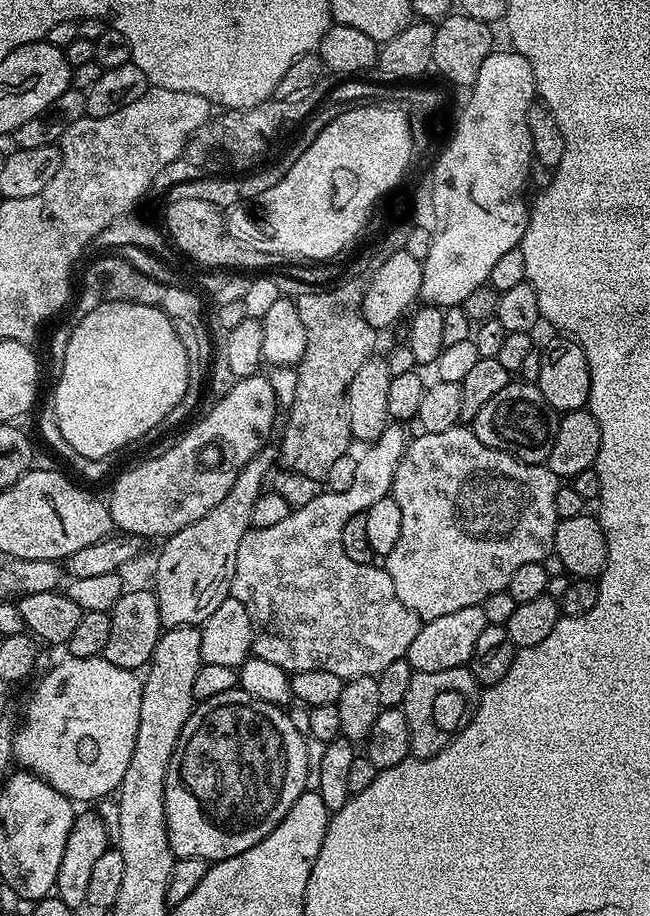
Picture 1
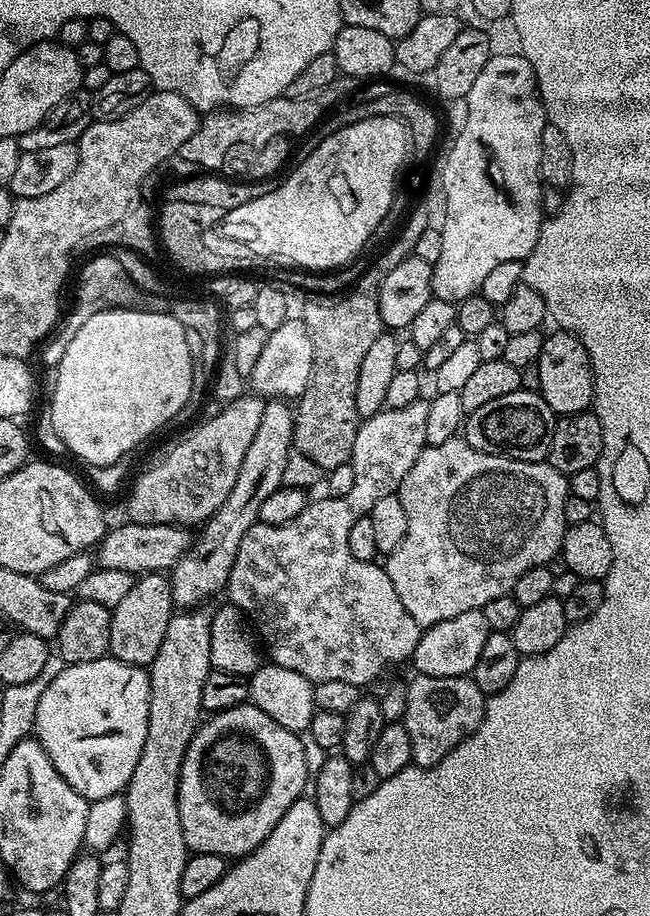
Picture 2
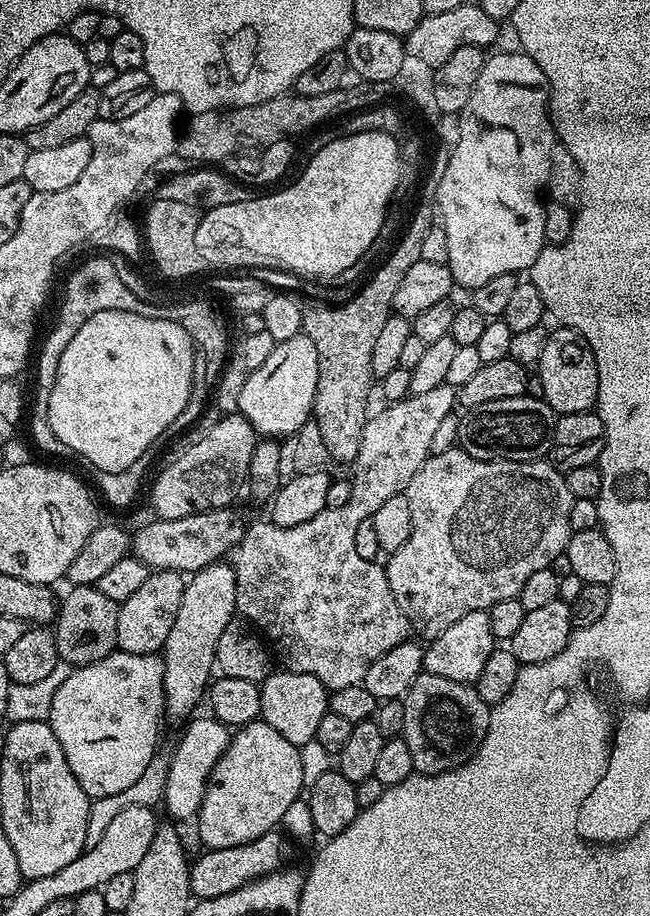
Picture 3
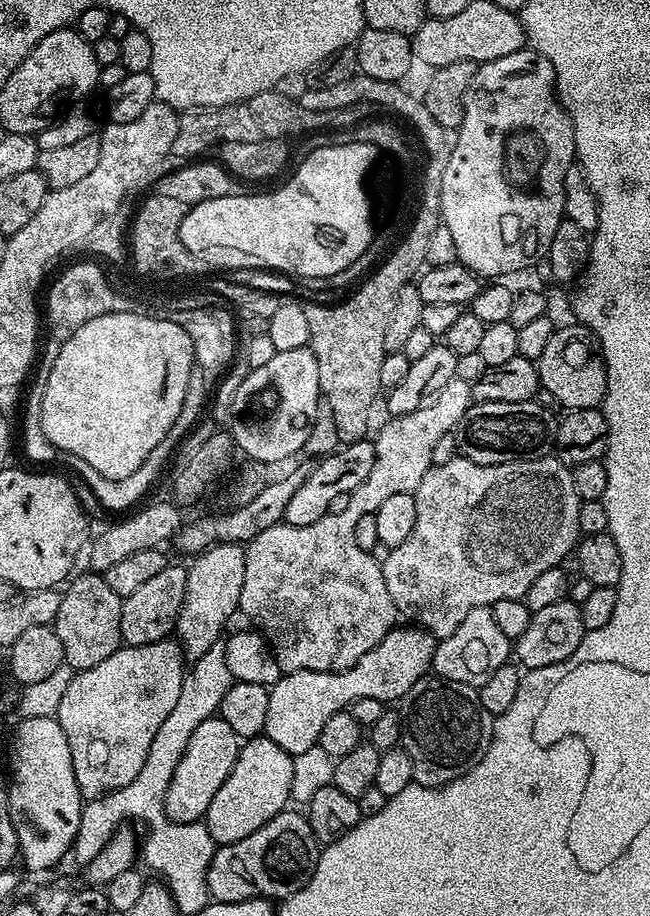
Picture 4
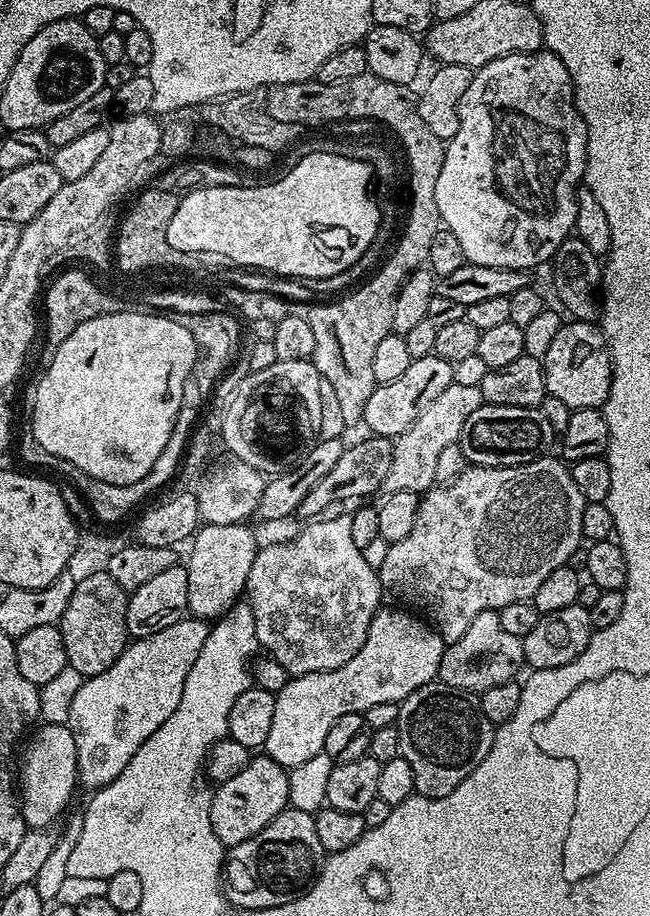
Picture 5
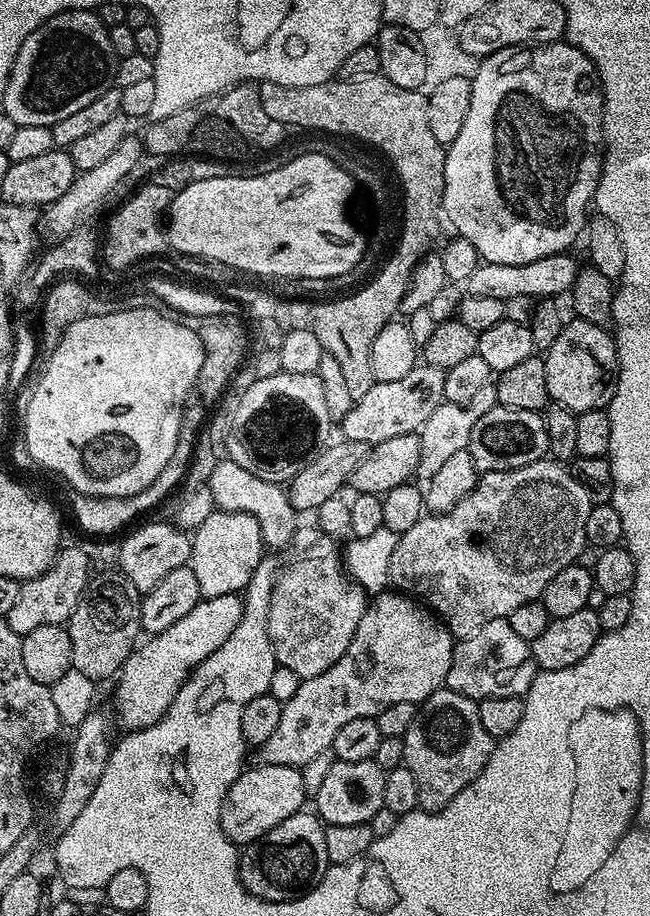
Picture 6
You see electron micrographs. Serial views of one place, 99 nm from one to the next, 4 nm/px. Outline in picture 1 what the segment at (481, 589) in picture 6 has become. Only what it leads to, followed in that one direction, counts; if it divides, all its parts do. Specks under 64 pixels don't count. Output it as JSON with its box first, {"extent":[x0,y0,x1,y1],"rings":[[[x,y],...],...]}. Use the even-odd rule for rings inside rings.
{"extent":[386,426,562,622],"rings":[[[457,426],[441,432],[421,431],[420,436],[413,435],[408,441],[408,449],[398,462],[398,470],[394,470],[394,482],[391,495],[402,510],[402,534],[394,545],[394,550],[386,558],[386,570],[390,574],[390,582],[394,582],[394,594],[402,598],[402,606],[406,610],[414,610],[422,622],[442,618],[446,614],[454,614],[454,610],[462,610],[465,606],[480,605],[490,594],[505,591],[510,577],[526,562],[541,562],[554,550],[554,534],[558,517],[554,510],[554,498],[562,487],[561,481],[544,464],[528,464],[517,460],[515,456],[502,450],[494,450],[482,442],[478,442],[475,432],[468,426]]]}

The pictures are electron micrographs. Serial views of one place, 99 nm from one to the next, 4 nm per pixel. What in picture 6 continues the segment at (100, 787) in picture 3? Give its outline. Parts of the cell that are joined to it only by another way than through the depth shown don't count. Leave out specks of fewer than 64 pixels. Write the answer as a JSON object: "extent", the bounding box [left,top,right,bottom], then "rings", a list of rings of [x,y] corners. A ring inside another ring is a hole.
{"extent":[115,594,244,732],"rings":[[[222,594],[218,598],[205,596],[198,606],[194,606],[194,610],[190,610],[190,614],[174,622],[170,630],[149,635],[148,641],[145,639],[133,648],[115,681],[116,716],[124,730],[137,732],[139,728],[154,726],[154,722],[158,722],[166,710],[170,710],[170,702],[178,698],[178,690],[182,690],[189,674],[202,661],[210,658],[210,654],[214,654],[214,650],[218,650],[218,646],[222,646],[230,634],[234,634],[243,613],[244,606],[237,594]]]}

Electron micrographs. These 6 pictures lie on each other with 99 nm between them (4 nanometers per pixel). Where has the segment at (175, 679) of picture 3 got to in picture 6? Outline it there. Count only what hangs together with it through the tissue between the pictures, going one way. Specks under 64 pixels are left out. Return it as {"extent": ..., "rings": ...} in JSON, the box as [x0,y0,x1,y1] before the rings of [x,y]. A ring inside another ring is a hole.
{"extent":[190,510,266,598],"rings":[[[215,510],[206,518],[192,537],[190,567],[198,577],[201,597],[218,598],[222,594],[240,594],[250,582],[254,570],[266,552],[264,529],[258,518],[246,513]]]}

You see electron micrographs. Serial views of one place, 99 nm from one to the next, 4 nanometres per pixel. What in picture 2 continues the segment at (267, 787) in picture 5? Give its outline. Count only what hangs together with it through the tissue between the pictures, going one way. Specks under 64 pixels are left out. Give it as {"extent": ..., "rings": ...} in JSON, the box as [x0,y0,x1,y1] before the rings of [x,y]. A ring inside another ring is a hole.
{"extent":[178,704,309,858],"rings":[[[239,704],[230,710],[211,713],[196,729],[182,758],[178,818],[182,818],[182,838],[186,838],[189,853],[218,854],[225,858],[247,856],[278,826],[282,814],[290,810],[290,802],[299,798],[309,783],[300,736],[274,722],[271,711],[263,712],[254,704]]]}

